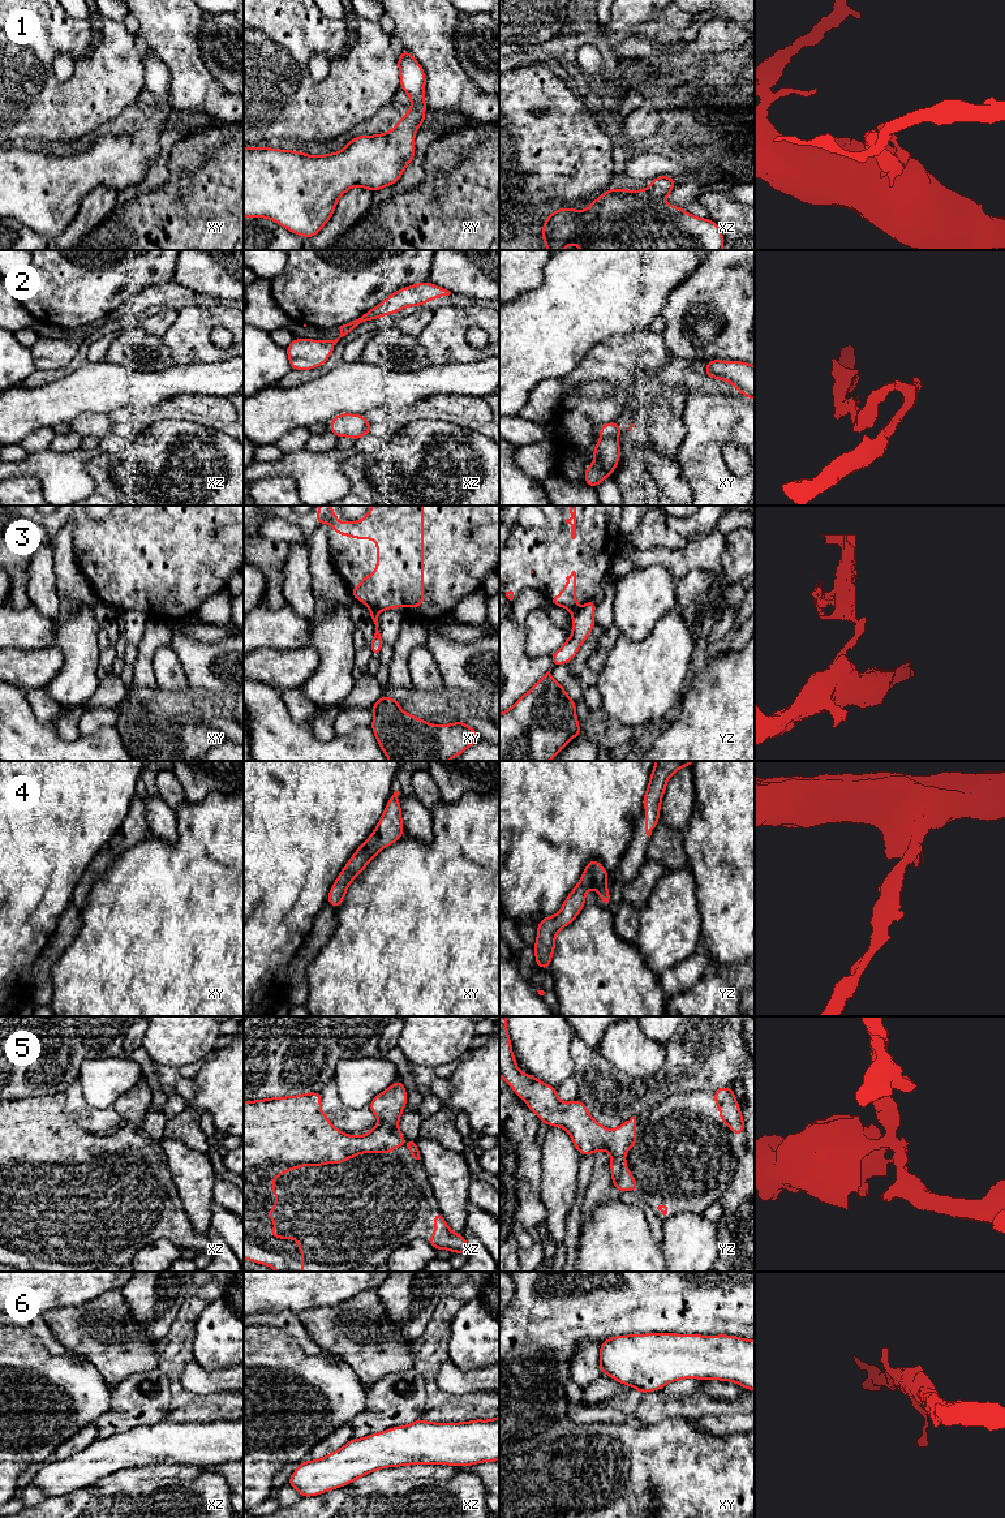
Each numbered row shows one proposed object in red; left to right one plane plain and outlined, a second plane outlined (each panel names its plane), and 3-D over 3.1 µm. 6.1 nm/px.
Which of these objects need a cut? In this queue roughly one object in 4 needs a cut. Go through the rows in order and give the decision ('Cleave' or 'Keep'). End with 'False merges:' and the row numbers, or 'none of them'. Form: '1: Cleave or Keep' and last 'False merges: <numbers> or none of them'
1: Keep
2: Cleave
3: Cleave
4: Keep
5: Keep
6: Keep
False merges: 2, 3

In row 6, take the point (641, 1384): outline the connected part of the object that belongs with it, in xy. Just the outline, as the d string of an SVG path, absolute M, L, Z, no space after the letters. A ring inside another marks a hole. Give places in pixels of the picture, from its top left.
M648 1333L615 1336L600 1345L601 1375L634 1386L639 1394L661 1390L682 1379L733 1381L755 1390L755 1341L720 1334Z

